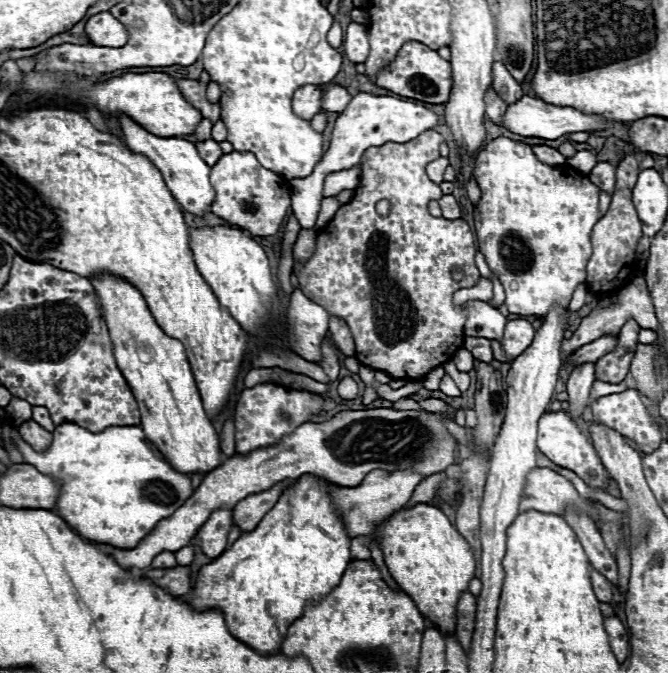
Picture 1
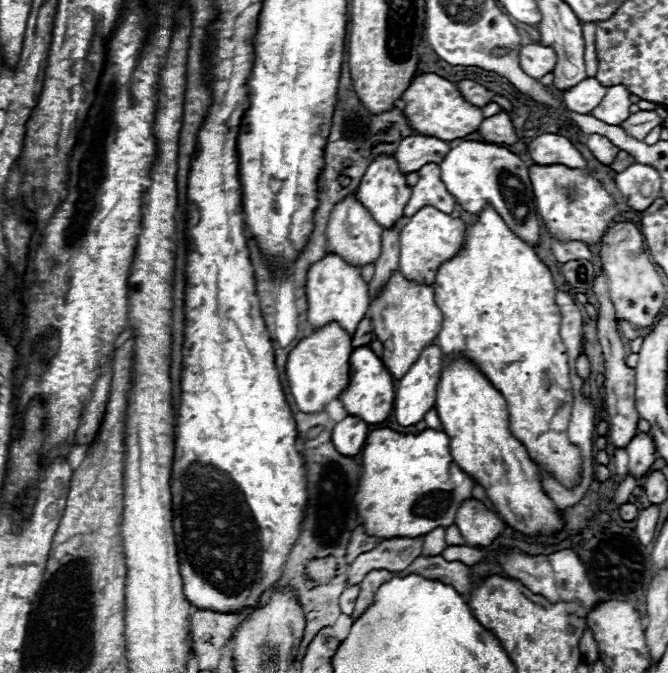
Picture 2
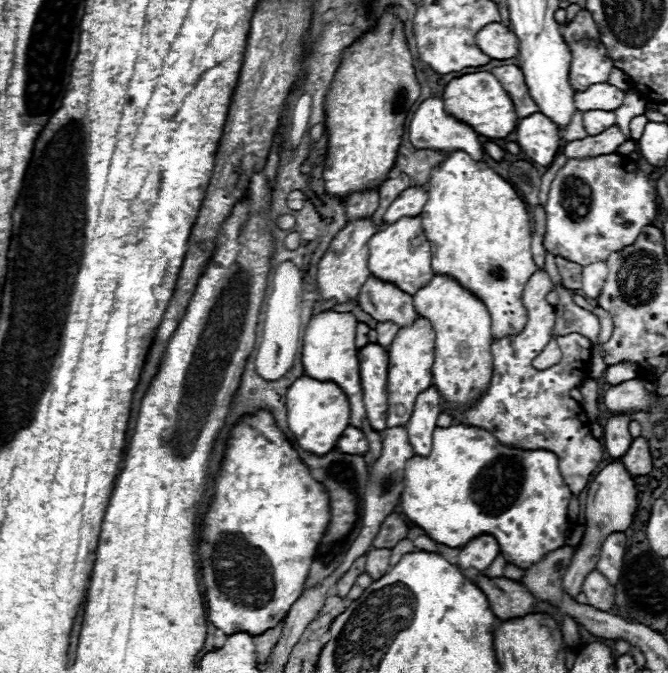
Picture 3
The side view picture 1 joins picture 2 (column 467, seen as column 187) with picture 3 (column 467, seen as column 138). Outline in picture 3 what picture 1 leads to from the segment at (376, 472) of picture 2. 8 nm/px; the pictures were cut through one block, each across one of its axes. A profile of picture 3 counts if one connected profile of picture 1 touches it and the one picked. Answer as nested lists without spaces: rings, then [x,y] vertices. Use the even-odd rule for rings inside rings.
[[[454,424],[446,428],[436,426],[432,452],[426,458],[414,456],[406,462],[400,508],[408,520],[426,532],[426,536],[450,548],[458,548],[462,542],[470,542],[474,534],[494,534],[494,538],[498,538],[498,546],[502,546],[500,552],[506,562],[512,562],[518,568],[526,568],[530,562],[538,562],[546,550],[564,546],[564,536],[570,526],[570,498],[572,492],[560,476],[556,454],[548,450],[508,448],[482,428]]]

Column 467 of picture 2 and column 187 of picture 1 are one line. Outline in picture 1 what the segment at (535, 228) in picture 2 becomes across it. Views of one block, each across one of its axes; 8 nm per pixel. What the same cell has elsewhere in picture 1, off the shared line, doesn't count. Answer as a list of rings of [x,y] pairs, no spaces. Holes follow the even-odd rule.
[[[118,116],[120,120],[120,126],[124,130],[124,136],[126,136],[126,144],[130,146],[130,150],[138,152],[138,154],[144,154],[152,160],[152,164],[162,172],[164,176],[164,182],[166,186],[170,188],[172,196],[178,200],[178,204],[186,210],[186,212],[192,212],[196,216],[202,216],[206,212],[210,212],[210,204],[214,200],[214,188],[208,180],[208,174],[210,174],[210,168],[208,164],[198,156],[196,152],[196,146],[184,138],[160,138],[160,136],[154,136],[150,134],[148,130],[144,130],[140,124],[136,124],[132,118],[128,116]]]

